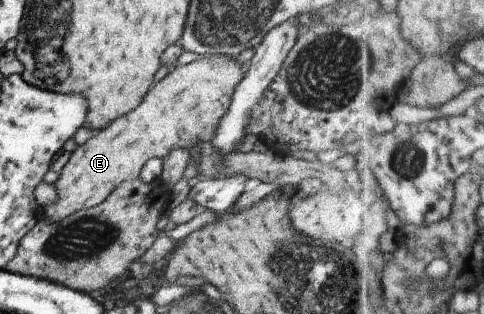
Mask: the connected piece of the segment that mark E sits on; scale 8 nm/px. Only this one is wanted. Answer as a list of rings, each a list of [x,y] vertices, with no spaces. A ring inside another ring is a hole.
[[[217,54],[217,57],[199,56],[189,64],[171,67],[167,77],[145,95],[143,103],[135,111],[114,119],[70,155],[69,161],[60,171],[59,180],[54,183],[58,191],[57,199],[41,210],[42,216],[51,222],[58,222],[76,211],[95,207],[113,193],[120,183],[139,178],[139,172],[149,159],[163,159],[175,147],[190,149],[198,142],[211,142],[222,117],[228,112],[232,93],[246,75],[246,70],[241,68],[235,58],[225,54]]]

